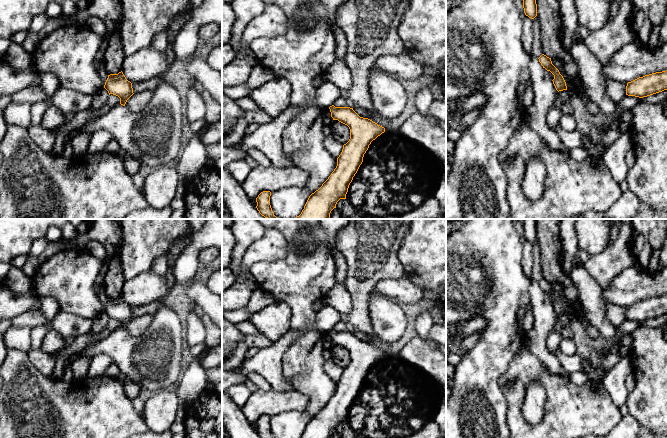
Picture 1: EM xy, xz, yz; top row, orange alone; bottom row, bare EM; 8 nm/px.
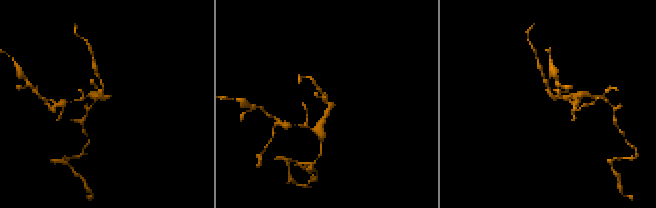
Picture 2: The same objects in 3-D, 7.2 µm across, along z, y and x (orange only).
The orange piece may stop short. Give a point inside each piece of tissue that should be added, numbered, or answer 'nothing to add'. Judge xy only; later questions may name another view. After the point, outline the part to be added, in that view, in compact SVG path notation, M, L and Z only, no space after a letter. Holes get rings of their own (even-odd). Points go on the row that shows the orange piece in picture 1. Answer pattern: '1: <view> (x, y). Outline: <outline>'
1: xy (153, 136). Outline: M163 78L149 103L139 112L131 112L121 104L114 106L106 115L82 126L78 130L94 133L99 129L108 131L120 146L121 154L137 159L142 166L155 169L169 166L180 156L185 103L172 83Z

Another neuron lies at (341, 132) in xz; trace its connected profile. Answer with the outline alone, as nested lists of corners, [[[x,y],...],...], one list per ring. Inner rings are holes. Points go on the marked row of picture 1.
[[[333,120],[330,125],[331,135],[339,141],[341,144],[346,144],[350,139],[350,129],[347,125],[339,122],[338,120]]]

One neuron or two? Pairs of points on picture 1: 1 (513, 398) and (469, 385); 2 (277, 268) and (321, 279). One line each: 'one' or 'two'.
1: two
2: one

